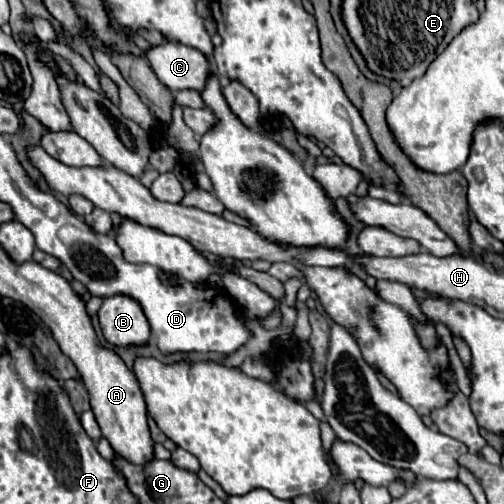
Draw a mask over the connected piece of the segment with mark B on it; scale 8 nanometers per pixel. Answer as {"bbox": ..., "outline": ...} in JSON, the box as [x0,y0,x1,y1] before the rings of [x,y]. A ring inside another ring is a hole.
{"bbox":[98,294,150,346],"outline":[[[124,294],[104,298],[98,310],[104,338],[114,346],[146,344],[150,338],[150,322],[142,306]]]}

